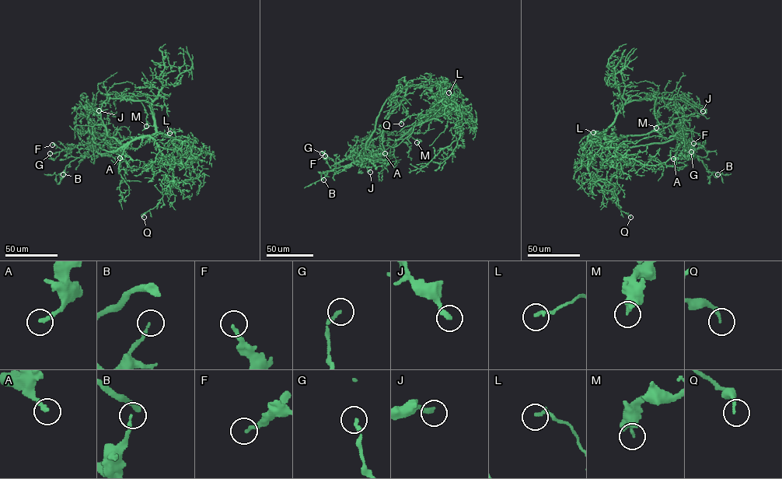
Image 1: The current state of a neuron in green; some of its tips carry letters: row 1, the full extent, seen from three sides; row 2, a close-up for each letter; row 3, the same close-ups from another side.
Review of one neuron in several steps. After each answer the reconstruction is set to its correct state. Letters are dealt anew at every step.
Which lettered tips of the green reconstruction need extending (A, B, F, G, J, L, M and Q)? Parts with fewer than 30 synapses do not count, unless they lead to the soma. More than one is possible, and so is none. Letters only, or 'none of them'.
none of them

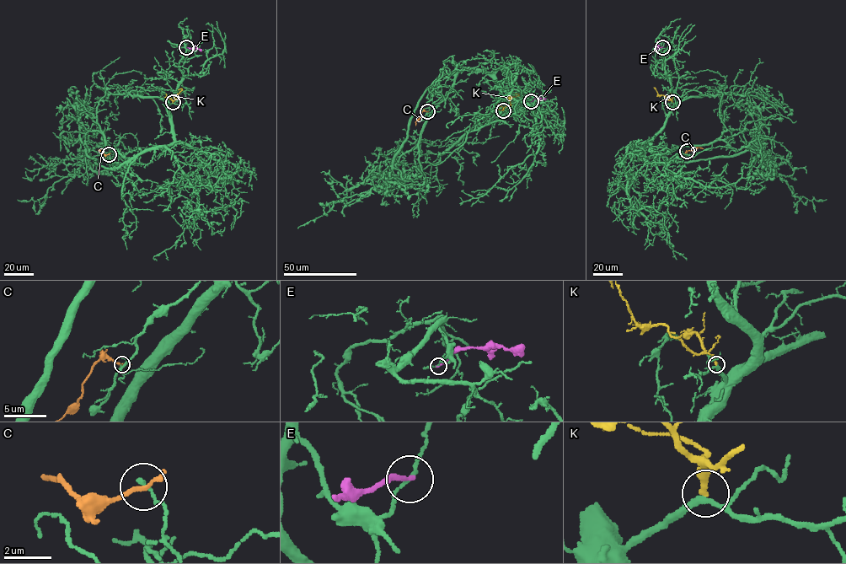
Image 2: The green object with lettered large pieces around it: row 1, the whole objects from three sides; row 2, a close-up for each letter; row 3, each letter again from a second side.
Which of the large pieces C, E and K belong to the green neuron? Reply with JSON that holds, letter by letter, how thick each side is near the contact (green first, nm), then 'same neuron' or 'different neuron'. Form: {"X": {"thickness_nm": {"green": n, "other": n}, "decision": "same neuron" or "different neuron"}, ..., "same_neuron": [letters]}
{"C": {"thickness_nm": {"green": 170, "other": 160}, "decision": "different neuron"}, "E": {"thickness_nm": {"green": 100, "other": 190}, "decision": "different neuron"}, "K": {"thickness_nm": {"green": 240, "other": 320}, "decision": "same neuron"}, "same_neuron": ["K"]}

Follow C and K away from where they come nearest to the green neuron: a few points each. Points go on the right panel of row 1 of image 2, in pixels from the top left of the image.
C: (687, 151), (699, 147), (703, 148)
K: (672, 102), (659, 95), (655, 88)

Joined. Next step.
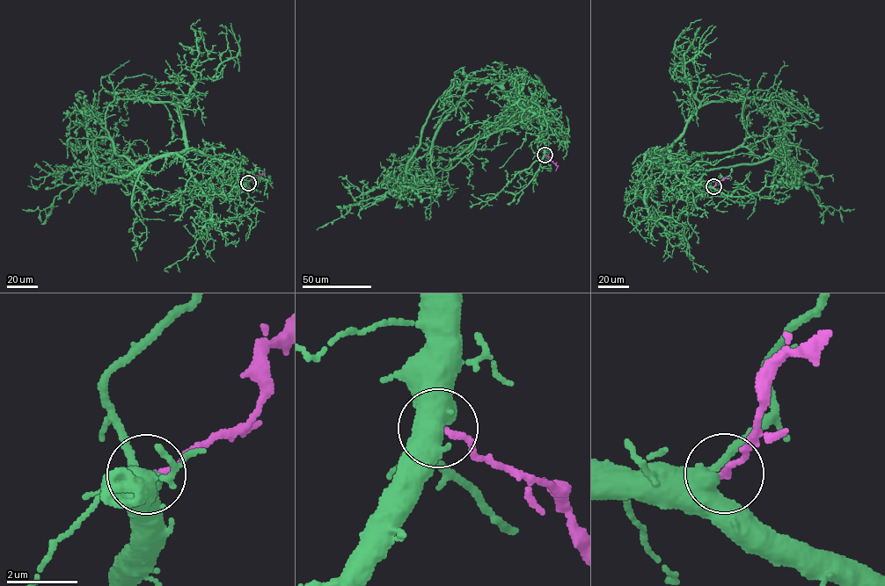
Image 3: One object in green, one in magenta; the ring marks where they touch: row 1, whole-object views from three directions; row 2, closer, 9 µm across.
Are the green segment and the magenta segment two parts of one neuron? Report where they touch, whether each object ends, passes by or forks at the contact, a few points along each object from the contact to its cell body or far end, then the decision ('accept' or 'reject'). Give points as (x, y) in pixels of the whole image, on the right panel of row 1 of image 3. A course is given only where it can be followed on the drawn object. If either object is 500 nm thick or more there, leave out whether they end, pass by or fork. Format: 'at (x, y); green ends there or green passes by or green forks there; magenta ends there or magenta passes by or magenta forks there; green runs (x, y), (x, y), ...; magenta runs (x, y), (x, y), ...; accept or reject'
at (713, 186); green runs (713, 186), (689, 188), (667, 148), (654, 152), (677, 172), (785, 155), (819, 205), (854, 209); magenta runs (713, 186), (719, 180), (729, 178); reject

